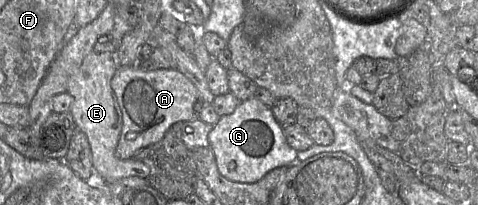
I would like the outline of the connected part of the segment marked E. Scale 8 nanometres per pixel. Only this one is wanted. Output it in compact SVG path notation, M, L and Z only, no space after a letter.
M92 51L83 60L80 68L68 81L67 93L73 97L70 109L78 129L88 138L92 164L97 177L104 181L116 181L126 177L147 179L150 173L148 166L134 158L119 159L115 150L122 129L122 113L111 87L111 80L118 68L114 53L97 53Z

